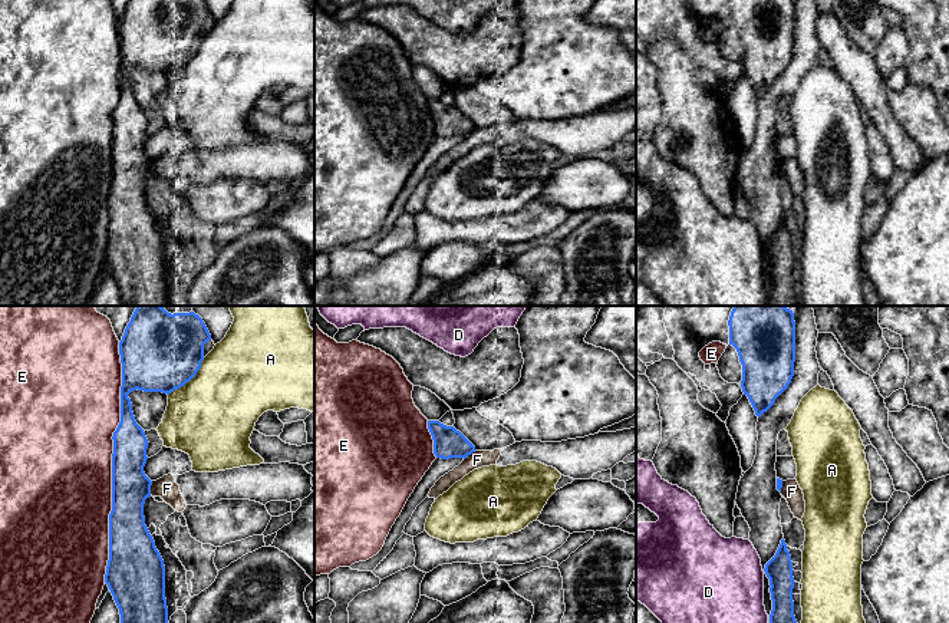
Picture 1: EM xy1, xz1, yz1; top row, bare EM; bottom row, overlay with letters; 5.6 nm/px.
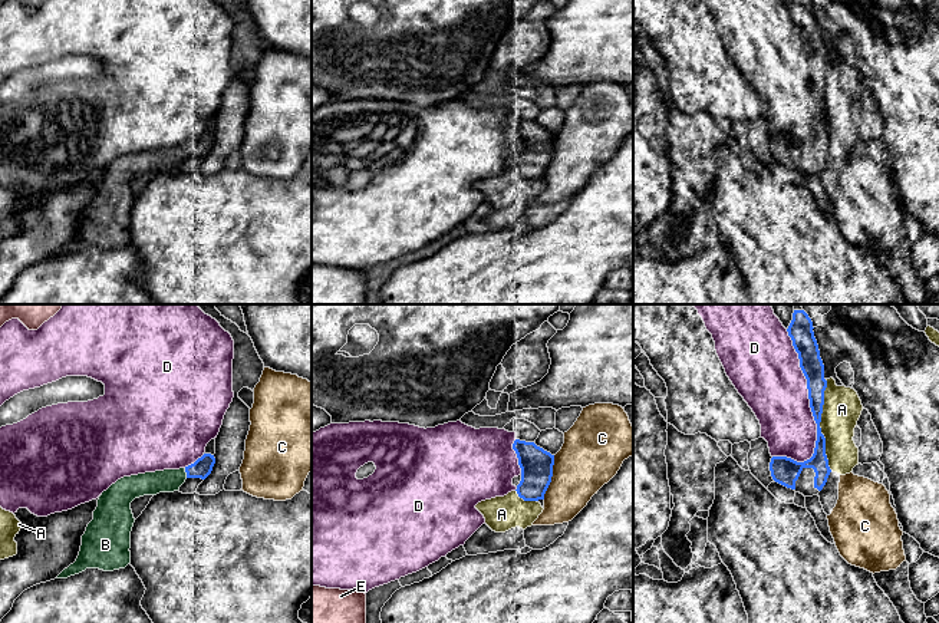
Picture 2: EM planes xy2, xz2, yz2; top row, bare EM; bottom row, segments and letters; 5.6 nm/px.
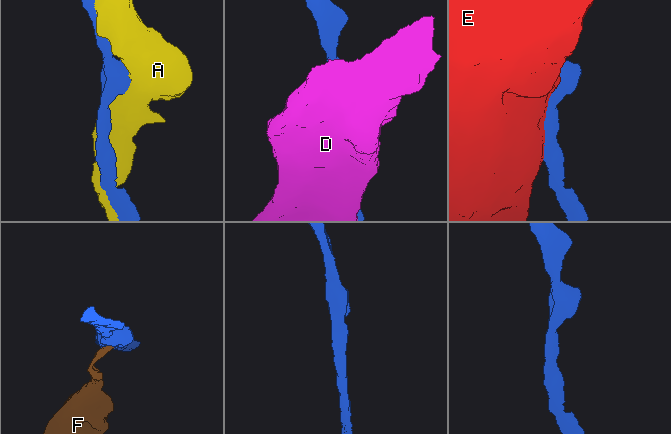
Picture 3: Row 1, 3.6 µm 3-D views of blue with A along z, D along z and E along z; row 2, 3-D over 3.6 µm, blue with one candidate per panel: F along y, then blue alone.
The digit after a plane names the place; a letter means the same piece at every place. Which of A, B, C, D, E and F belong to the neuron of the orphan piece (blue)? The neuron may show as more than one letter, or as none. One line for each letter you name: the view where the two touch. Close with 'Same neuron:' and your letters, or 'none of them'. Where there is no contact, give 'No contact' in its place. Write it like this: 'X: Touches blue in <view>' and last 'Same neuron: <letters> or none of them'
B: Touches blue in xy2
Same neuron: B

